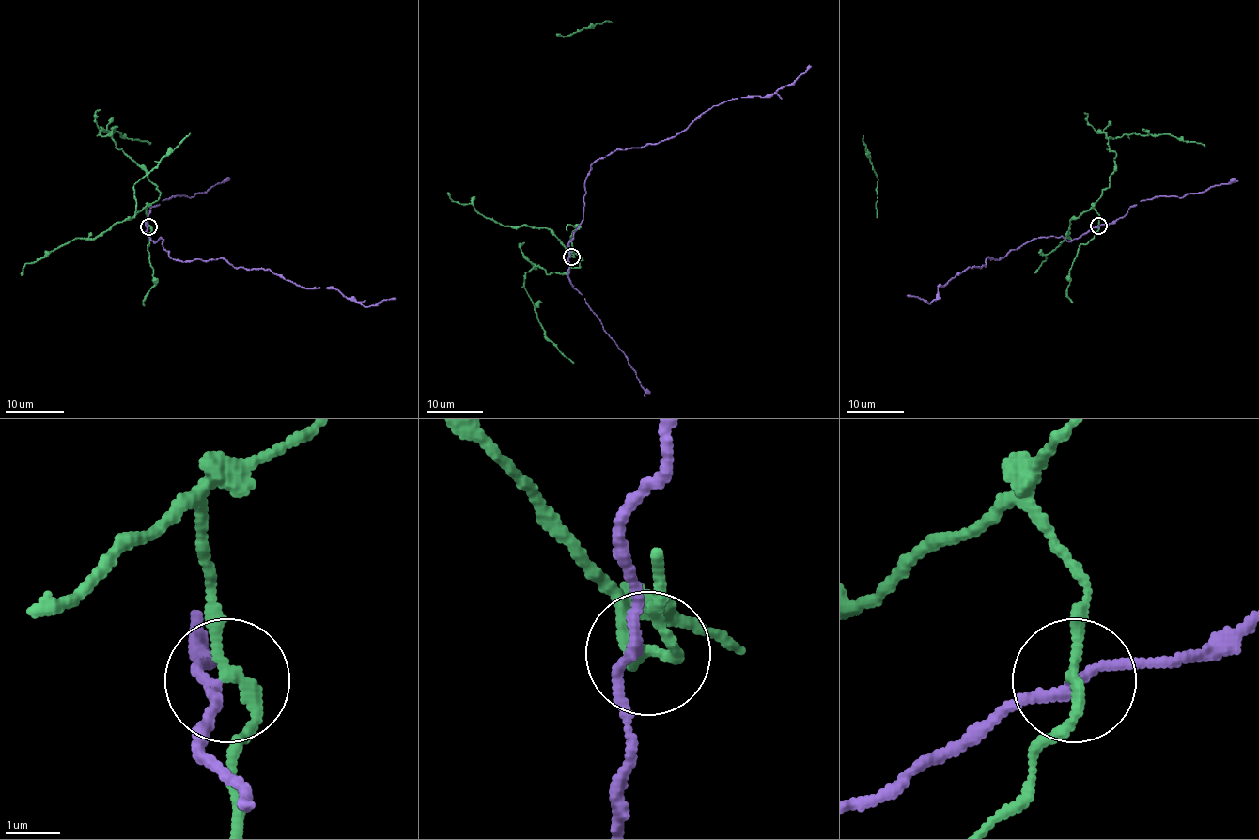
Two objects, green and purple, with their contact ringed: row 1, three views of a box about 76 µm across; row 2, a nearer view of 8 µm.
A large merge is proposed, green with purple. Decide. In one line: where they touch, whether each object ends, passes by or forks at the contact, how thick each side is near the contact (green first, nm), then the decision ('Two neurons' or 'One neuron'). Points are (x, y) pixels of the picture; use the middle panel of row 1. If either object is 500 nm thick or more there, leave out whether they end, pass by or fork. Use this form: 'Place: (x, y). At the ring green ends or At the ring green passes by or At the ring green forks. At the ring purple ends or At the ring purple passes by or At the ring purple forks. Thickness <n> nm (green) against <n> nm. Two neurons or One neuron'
Place: (571, 256). At the ring green passes by. At the ring purple passes by. Thickness 180 nm (green) against 180 nm. Two neurons

